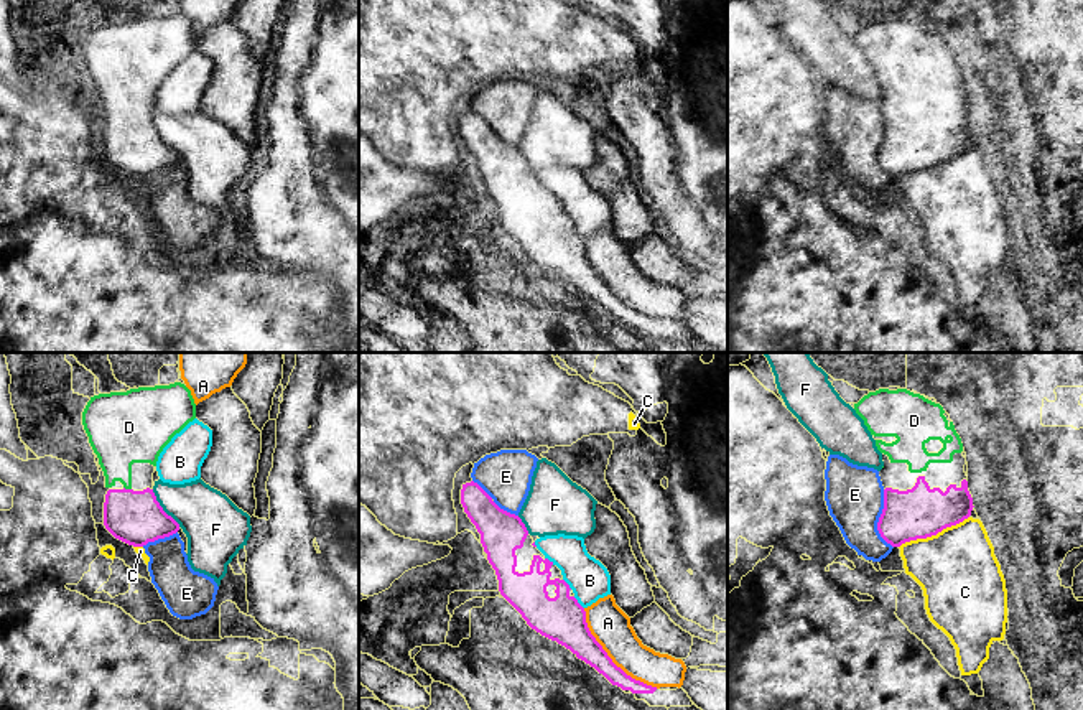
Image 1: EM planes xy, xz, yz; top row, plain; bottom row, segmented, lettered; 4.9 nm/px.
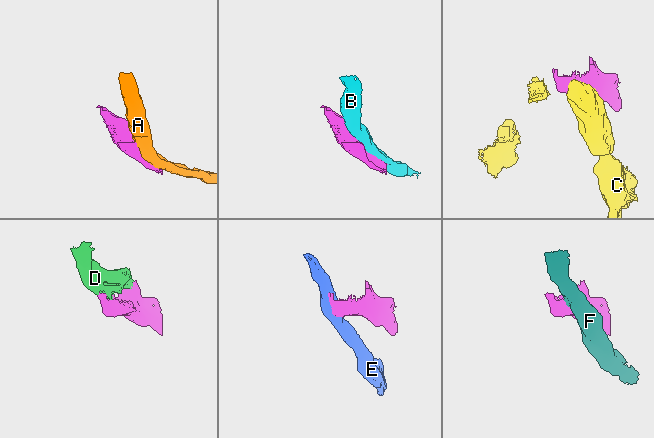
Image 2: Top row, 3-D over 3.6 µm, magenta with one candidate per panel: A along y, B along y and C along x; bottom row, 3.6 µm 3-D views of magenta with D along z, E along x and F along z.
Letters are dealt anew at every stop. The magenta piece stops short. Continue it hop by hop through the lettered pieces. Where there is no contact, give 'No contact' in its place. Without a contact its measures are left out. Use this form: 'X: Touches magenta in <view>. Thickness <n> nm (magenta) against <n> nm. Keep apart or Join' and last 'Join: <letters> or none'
A: Touches magenta in xz. Thickness 180 nm (magenta) against 190 nm. Keep apart
B: Touches magenta in xz. Thickness 220 nm (magenta) against 200 nm. Keep apart
C: Touches magenta in yz. Thickness 260 nm (magenta) against 400 nm. Keep apart
D: Touches magenta in xy. Thickness 260 nm (magenta) against 260 nm. Join
E: Touches magenta in yz. Thickness 260 nm (magenta) against 280 nm. Keep apart
F: Touches magenta in xy. Thickness 260 nm (magenta) against 280 nm. Keep apart
Join: D

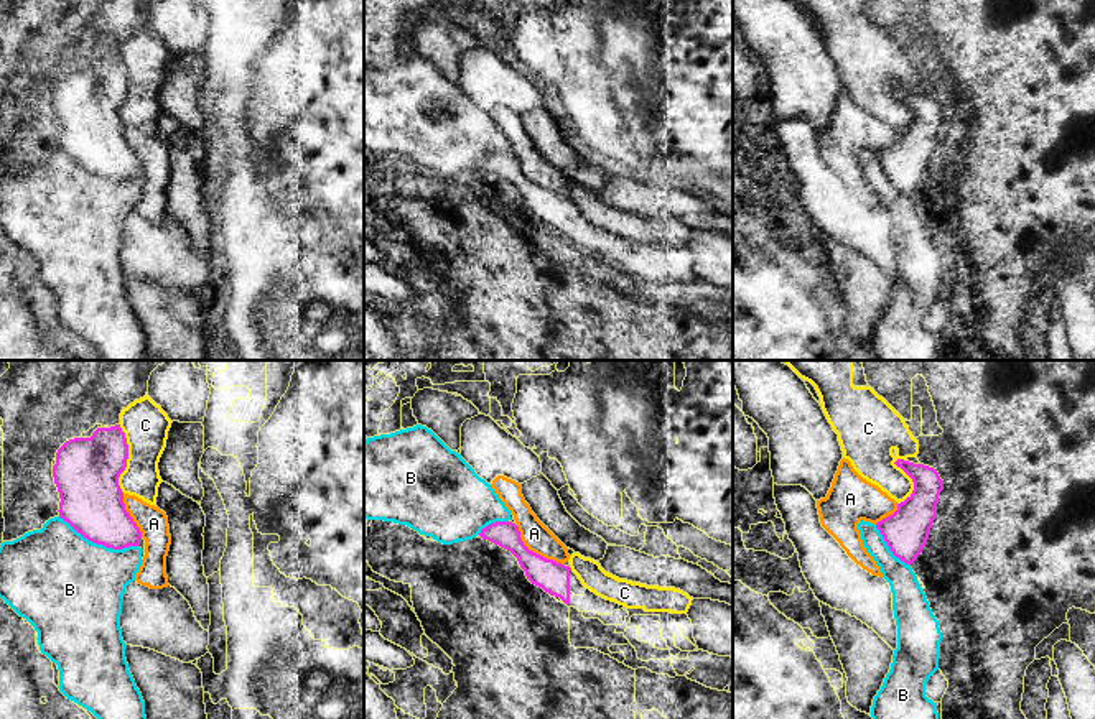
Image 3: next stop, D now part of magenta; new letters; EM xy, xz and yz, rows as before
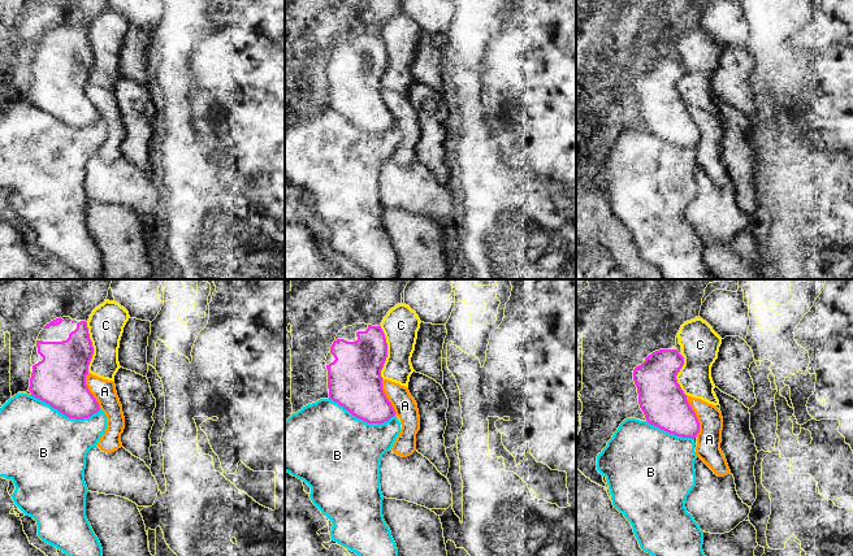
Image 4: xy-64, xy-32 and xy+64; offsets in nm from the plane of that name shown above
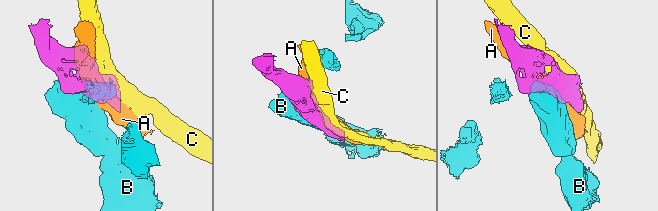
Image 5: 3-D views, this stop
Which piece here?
A: Touches magenta in xz. Thickness 160 nm (magenta) against 140 nm. Keep apart
B: Touches magenta in xy. Thickness 300 nm (magenta) against 480 nm. Keep apart
C: Touches magenta in xy. Thickness 320 nm (magenta) against 220 nm. Keep apart
Join: none

